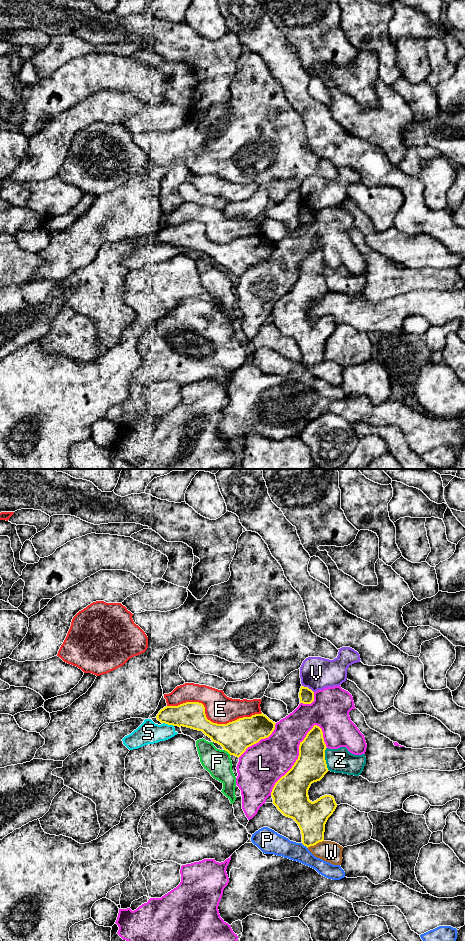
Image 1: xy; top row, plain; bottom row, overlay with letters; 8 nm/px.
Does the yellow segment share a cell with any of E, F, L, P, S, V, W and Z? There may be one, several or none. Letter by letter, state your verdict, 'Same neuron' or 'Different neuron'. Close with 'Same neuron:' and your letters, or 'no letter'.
E: Different neuron
F: Different neuron
L: Different neuron
P: Different neuron
S: Different neuron
V: Different neuron
W: Different neuron
Z: Different neuron
Same neuron: no letter

